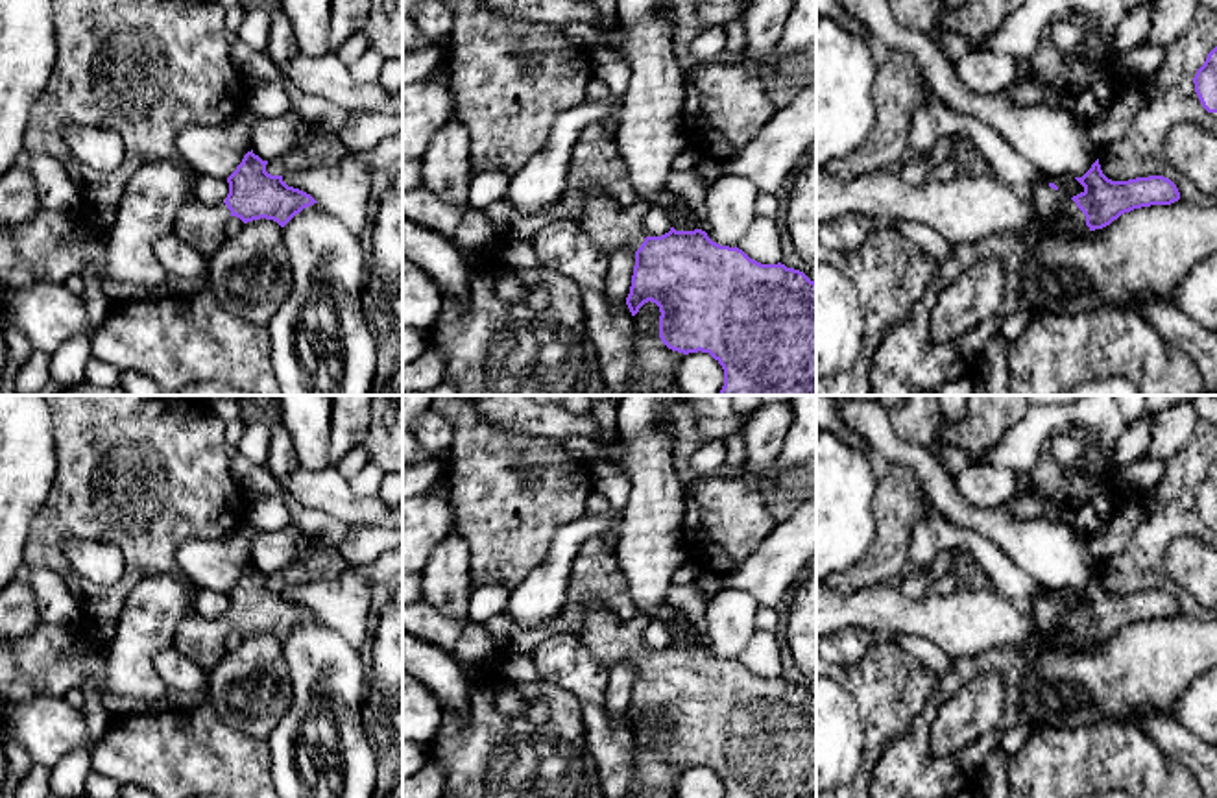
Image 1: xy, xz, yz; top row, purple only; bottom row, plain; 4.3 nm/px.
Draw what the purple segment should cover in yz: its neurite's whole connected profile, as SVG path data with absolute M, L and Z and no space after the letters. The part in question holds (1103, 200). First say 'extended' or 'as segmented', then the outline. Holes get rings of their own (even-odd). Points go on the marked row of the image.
extended; M1099 159L1082 177L1075 177L1075 179L1084 187L1084 190L1073 198L1064 196L1054 183L1036 185L1032 190L1034 196L1032 203L1040 218L1051 229L1069 236L1078 236L1078 235L1073 235L1071 231L1064 231L1058 225L1060 212L1069 214L1071 218L1086 224L1090 231L1095 231L1110 225L1121 214L1130 212L1134 209L1151 207L1151 205L1171 205L1180 200L1180 192L1171 179L1163 175L1149 175L1128 181L1112 181L1103 174Z

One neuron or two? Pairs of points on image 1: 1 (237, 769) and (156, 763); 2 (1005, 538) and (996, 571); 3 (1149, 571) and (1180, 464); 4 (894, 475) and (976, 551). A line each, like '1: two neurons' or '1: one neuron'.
1: one neuron
2: two neurons
3: one neuron
4: two neurons

